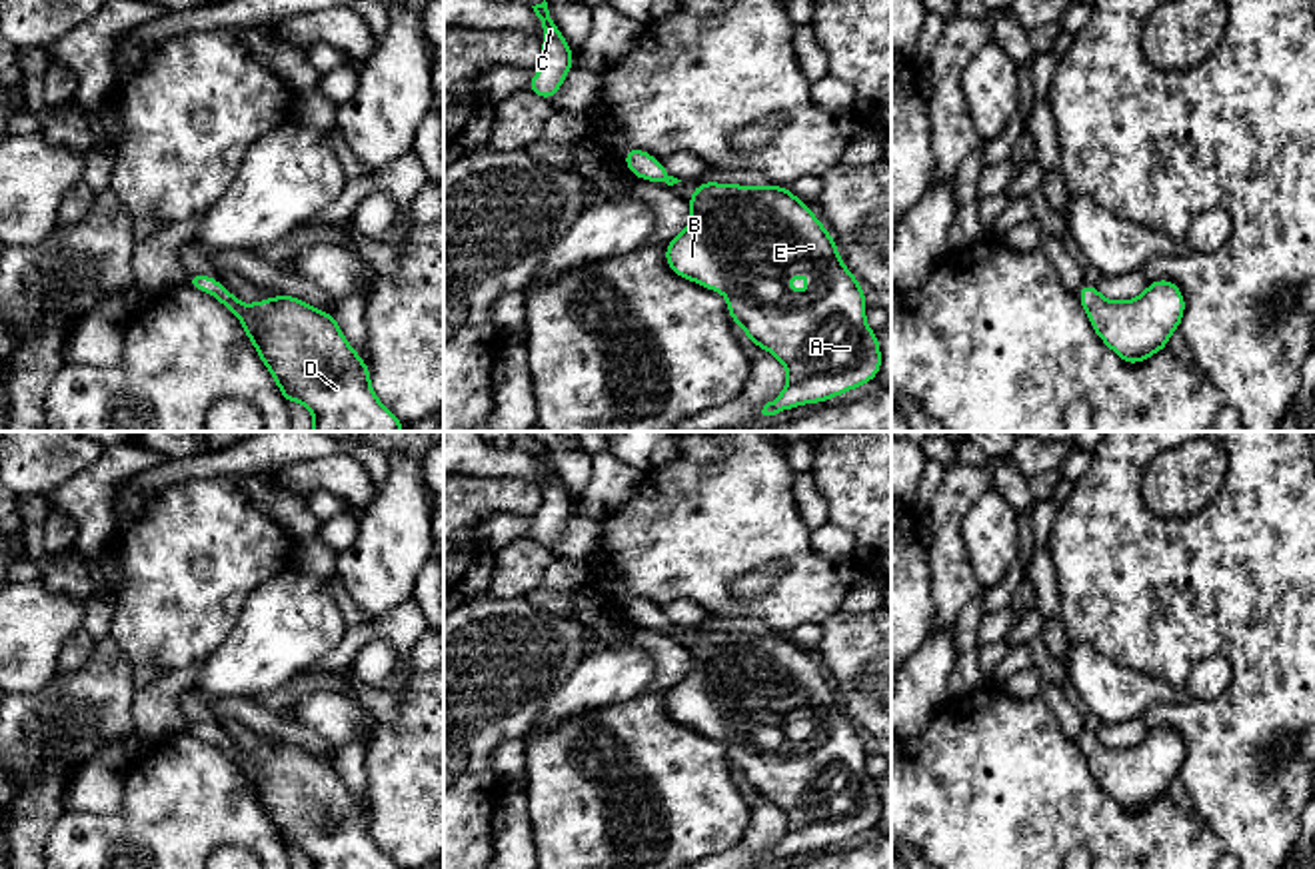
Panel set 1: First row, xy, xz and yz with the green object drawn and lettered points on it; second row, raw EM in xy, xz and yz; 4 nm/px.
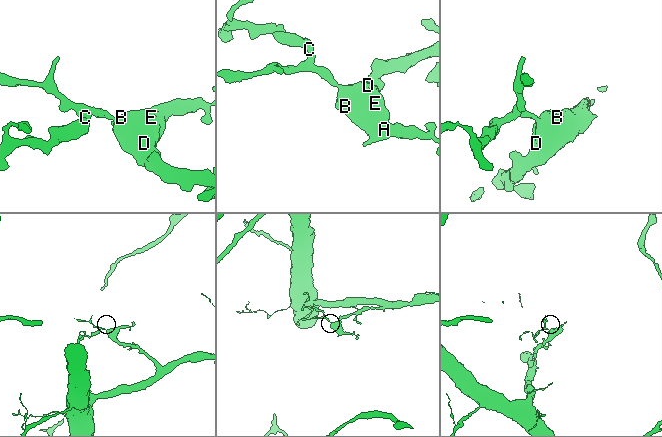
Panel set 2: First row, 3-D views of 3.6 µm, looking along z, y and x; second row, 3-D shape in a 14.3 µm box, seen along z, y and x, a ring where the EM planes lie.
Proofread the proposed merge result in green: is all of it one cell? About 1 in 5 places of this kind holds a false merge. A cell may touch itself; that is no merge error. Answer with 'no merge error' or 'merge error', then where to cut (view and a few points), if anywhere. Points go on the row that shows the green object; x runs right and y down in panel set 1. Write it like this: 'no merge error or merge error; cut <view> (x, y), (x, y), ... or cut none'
no merge error; cut none

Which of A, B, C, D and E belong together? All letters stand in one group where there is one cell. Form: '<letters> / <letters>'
A B C D E

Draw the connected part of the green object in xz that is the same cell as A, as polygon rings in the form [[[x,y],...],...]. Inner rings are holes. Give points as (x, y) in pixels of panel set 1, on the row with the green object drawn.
[[[697,182],[685,200],[691,208],[687,228],[665,244],[667,268],[707,290],[727,296],[727,314],[753,346],[767,350],[787,370],[785,390],[767,402],[763,416],[801,404],[819,404],[859,388],[881,370],[877,332],[865,324],[863,286],[843,266],[837,246],[807,204],[789,188],[765,184]],[[805,274],[809,288],[793,294],[787,280]]]

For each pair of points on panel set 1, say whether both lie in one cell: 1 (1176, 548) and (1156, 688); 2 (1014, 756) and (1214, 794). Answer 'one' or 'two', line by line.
1: two
2: two

